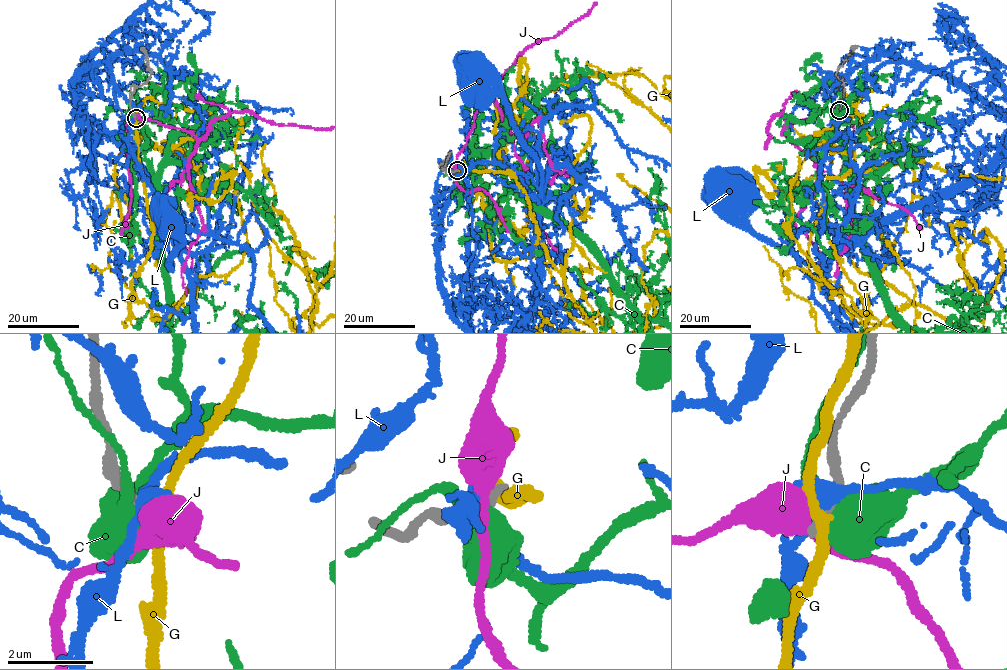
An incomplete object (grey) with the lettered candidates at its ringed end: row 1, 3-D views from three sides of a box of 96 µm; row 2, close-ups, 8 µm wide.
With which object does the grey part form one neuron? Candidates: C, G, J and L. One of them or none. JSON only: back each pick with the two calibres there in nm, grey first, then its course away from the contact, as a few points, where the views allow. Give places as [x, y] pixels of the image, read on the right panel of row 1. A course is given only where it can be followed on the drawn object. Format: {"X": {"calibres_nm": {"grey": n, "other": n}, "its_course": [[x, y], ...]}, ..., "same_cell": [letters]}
{"same_cell": []}

